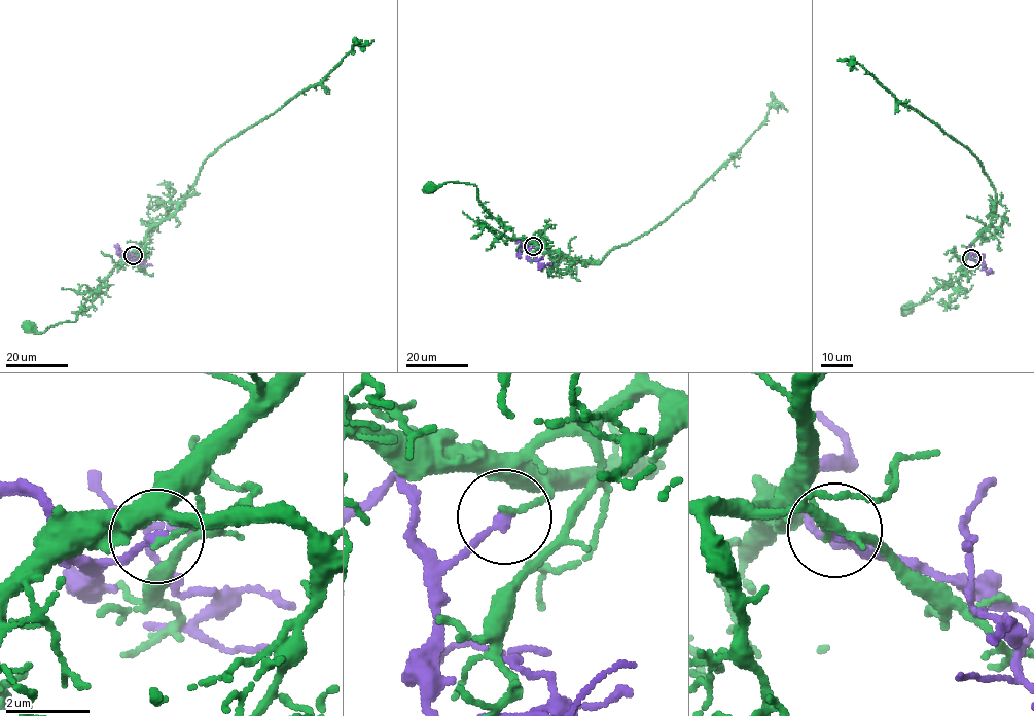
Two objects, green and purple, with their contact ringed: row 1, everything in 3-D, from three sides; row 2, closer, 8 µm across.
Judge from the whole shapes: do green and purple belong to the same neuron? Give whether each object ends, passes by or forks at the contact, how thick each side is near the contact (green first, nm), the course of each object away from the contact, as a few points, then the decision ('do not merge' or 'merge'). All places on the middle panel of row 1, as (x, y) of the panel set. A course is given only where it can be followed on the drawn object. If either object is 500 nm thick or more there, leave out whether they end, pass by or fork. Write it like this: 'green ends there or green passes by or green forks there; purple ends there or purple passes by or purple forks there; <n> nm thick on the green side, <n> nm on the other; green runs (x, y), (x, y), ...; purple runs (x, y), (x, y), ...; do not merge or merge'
green ends there; purple ends there; 110 nm thick on the green side, 240 nm on the other; green runs (533, 246), (543, 242), (574, 261), (596, 264), (688, 202), (764, 121), (772, 105), (787, 111); purple runs (533, 246), (529, 251), (529, 261), (537, 260), (541, 266), (553, 264); do not merge

